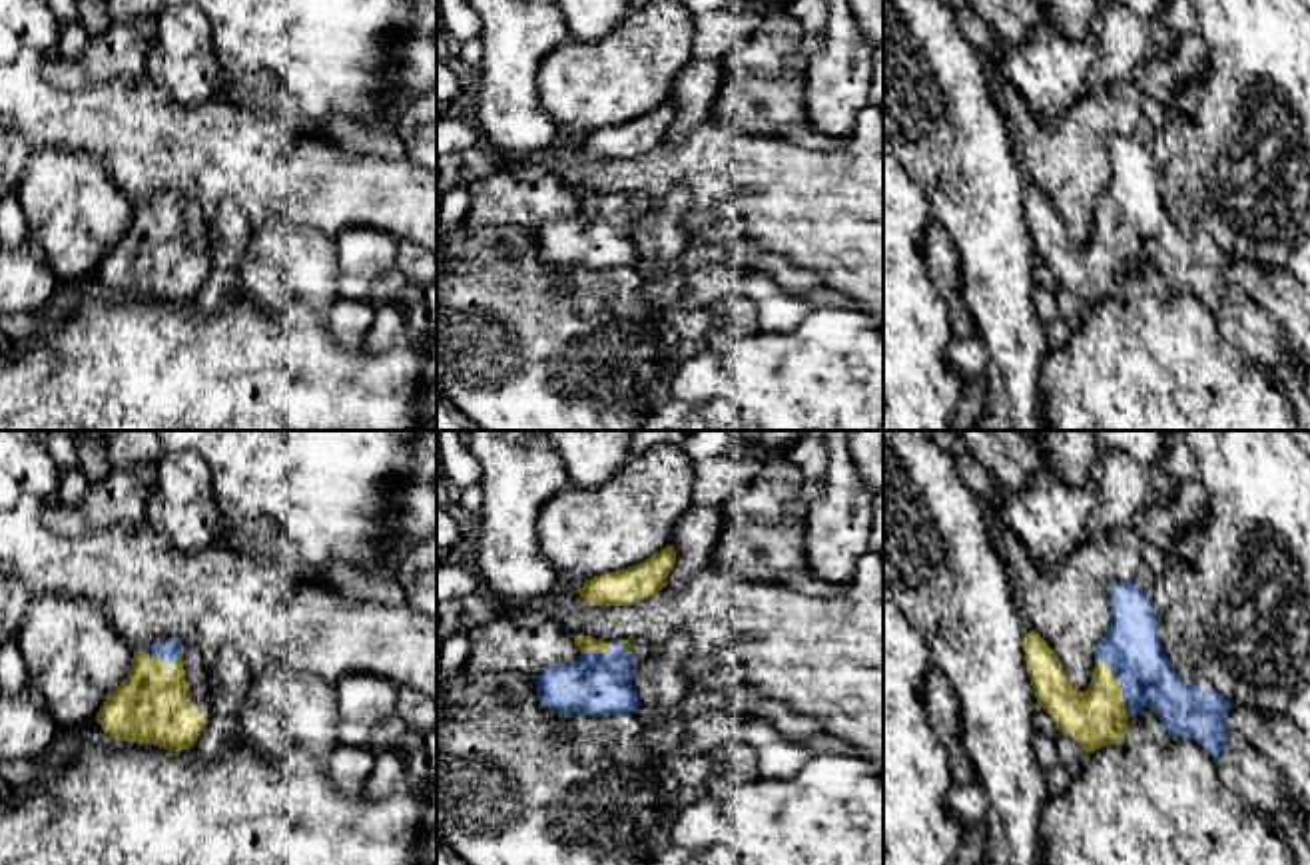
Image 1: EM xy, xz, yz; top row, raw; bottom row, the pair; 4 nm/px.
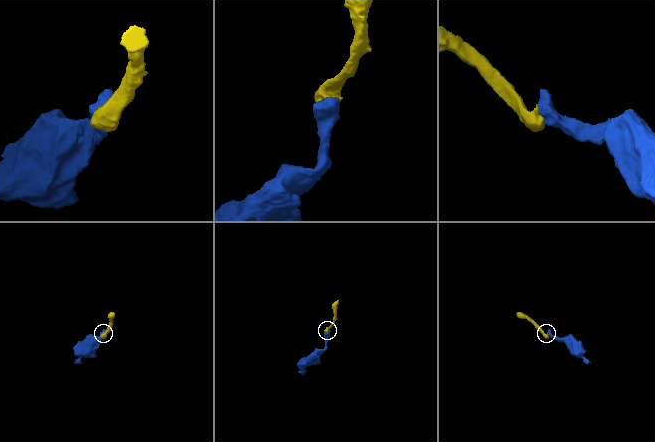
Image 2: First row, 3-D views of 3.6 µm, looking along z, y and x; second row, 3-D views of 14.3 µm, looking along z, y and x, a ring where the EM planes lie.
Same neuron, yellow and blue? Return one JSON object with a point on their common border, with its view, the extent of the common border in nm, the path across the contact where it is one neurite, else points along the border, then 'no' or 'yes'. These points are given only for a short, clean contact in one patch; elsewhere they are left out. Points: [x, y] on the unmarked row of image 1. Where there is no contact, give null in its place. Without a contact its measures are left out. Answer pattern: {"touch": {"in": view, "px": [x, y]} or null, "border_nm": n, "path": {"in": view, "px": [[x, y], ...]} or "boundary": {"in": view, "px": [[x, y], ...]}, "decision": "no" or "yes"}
{"touch": {"in": "yz", "px": [1119, 240]}, "border_nm": 280, "path": {"in": "yz", "px": [[1095, 272], [1119, 240], [1131, 226], [1131, 204]]}, "decision": "yes"}

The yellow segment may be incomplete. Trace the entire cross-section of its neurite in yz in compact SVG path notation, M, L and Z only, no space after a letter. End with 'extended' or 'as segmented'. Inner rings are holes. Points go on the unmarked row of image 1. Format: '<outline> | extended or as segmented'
M1115 136L1109 155L1113 175L1095 201L1093 233L1085 245L1069 237L1059 211L1035 183L1025 187L1037 257L1087 307L1121 297L1129 273L1148 261L1170 289L1194 293L1216 313L1230 289L1224 271L1234 257L1176 229L1158 191L1154 159L1137 136Z | extended

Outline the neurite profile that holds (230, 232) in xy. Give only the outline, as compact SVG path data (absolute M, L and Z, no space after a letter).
M235 199L217 205L209 227L209 271L195 295L201 313L215 313L227 299L241 295L239 267L253 227Z

